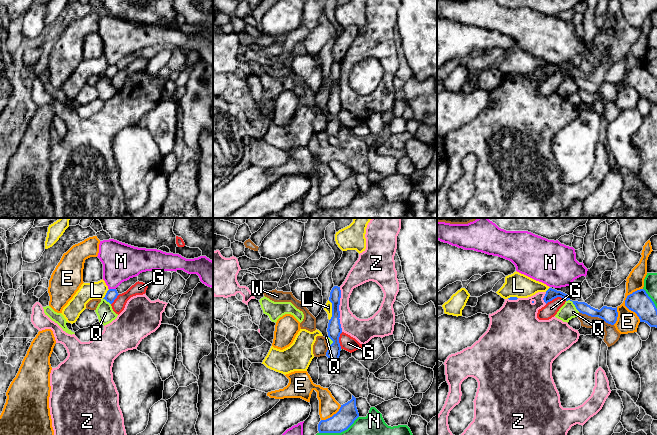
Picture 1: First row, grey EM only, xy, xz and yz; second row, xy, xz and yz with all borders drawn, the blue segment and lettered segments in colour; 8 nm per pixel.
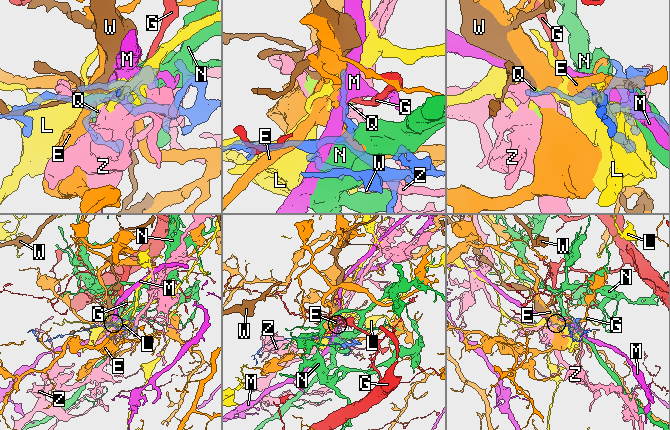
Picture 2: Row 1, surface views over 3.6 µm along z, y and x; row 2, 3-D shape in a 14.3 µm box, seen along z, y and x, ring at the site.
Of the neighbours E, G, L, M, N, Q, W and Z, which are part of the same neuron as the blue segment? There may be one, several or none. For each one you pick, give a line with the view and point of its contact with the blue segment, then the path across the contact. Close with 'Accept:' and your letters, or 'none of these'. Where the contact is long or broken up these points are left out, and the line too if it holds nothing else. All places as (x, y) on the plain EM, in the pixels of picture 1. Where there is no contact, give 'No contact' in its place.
Accept: none of these

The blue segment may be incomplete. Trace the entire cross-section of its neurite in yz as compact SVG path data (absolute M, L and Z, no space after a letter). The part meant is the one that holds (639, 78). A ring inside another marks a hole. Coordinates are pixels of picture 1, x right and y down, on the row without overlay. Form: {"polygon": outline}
{"polygon": "M644 65L637 66L628 71L625 82L635 88L640 98L657 104L657 84Z"}

